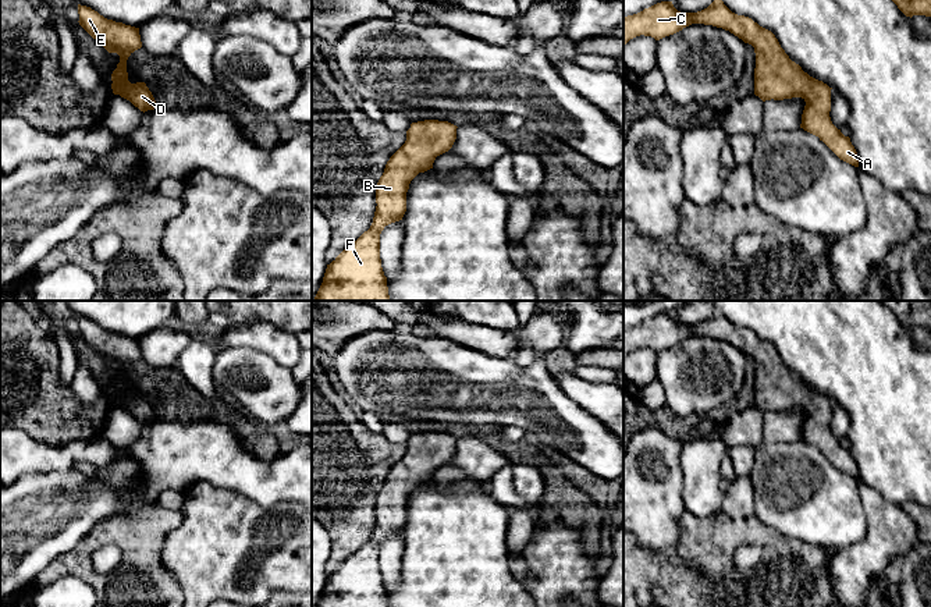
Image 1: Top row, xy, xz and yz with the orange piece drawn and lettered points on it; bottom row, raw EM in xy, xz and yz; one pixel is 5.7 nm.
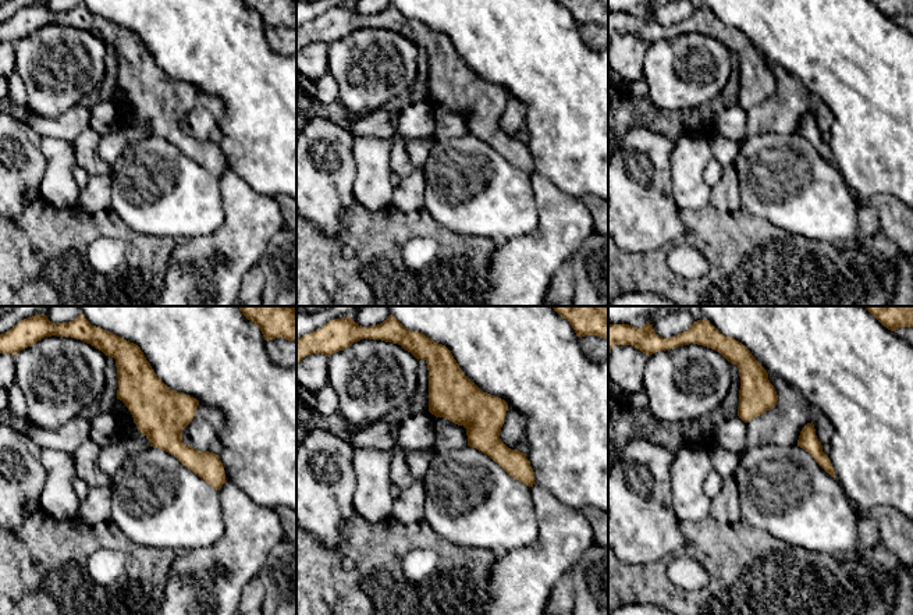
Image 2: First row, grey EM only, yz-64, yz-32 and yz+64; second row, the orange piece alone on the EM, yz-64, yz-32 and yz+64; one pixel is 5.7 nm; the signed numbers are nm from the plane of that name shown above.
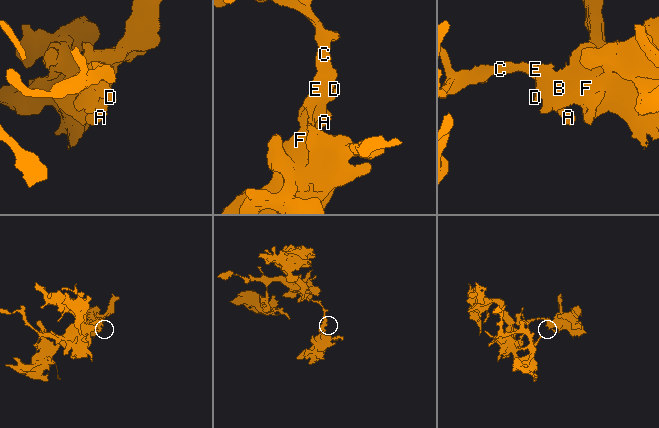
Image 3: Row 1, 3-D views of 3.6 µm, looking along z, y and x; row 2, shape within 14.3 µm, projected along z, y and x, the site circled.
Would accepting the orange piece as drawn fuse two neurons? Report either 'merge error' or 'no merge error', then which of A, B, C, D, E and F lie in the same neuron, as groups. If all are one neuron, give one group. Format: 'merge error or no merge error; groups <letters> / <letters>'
no merge error; groups A B C D E F

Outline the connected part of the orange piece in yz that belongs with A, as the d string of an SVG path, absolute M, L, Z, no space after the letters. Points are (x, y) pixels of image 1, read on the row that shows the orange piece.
M714 0L697 13L681 13L672 1L661 1L623 17L623 46L640 35L660 40L692 24L722 28L751 45L756 53L754 95L763 102L802 97L806 106L800 128L818 136L841 160L859 167L859 156L850 138L829 117L832 88L792 61L771 31L749 17L732 13L722 0Z

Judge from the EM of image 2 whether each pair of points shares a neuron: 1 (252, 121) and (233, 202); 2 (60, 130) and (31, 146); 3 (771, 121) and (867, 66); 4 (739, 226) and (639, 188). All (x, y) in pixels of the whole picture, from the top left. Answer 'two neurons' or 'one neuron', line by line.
1: two neurons
2: two neurons
3: two neurons
4: two neurons

